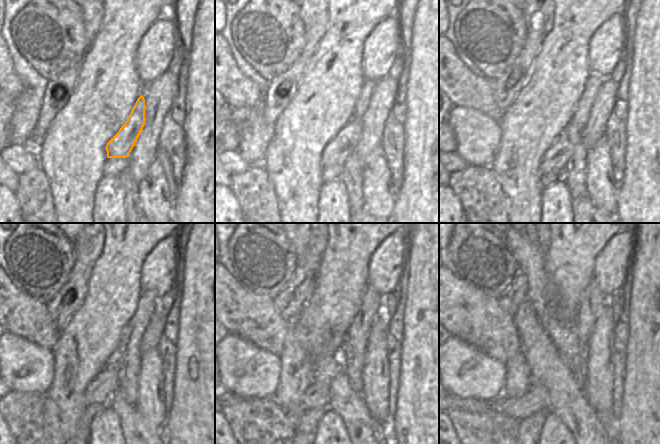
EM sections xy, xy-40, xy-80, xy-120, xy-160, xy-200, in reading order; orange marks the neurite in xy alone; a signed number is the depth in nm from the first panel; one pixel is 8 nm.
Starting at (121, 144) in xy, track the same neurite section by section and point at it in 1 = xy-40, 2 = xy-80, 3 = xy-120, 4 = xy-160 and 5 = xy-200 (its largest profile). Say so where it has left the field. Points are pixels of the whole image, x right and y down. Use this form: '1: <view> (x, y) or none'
1: xy-40 (343, 145)
2: xy-80 (556, 157)
3: xy-120 (101, 389)
4: xy-160 (317, 394)
5: xy-200 (536, 399)

